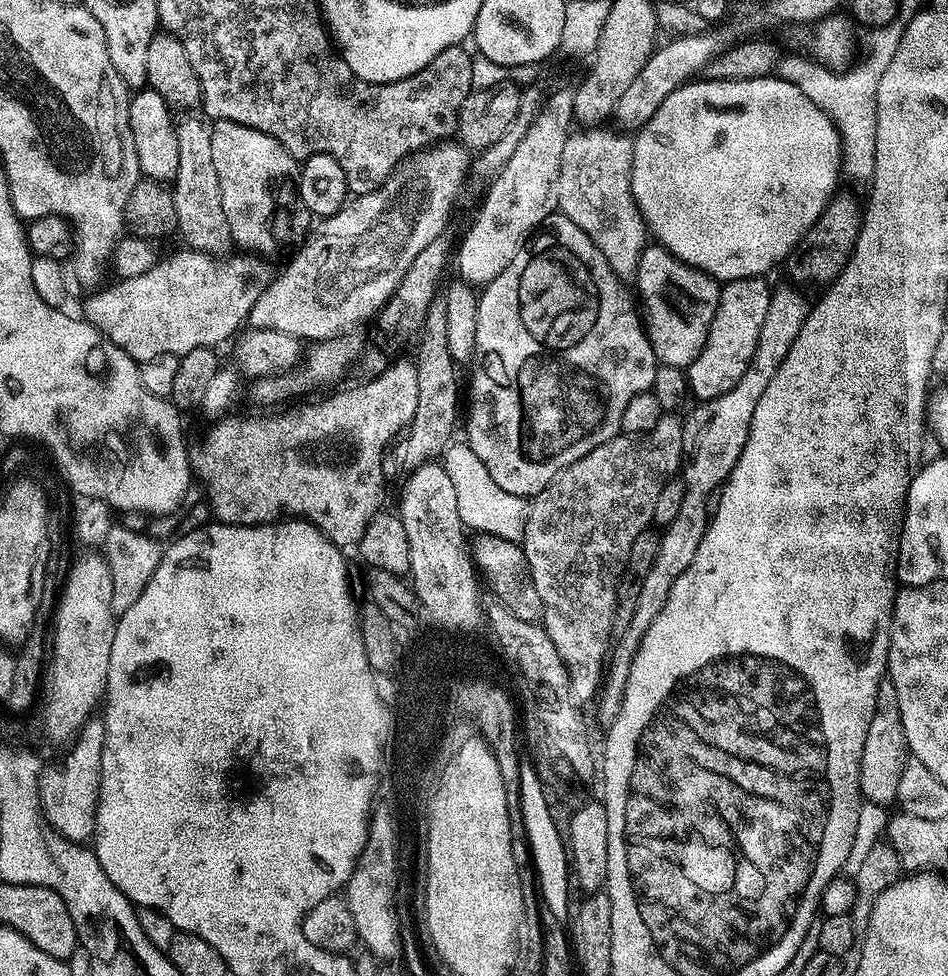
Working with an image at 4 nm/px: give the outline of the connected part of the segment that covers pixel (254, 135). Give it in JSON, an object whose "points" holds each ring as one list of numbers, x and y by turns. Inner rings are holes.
{"points":[[218,120,211,125,211,130,210,151,214,154,214,170,218,170,218,184,222,186,222,210,226,210,233,241,244,247,241,249,266,254,275,244,295,245,305,235,304,227,310,221,310,213,300,200,297,157,291,156,274,138,238,122]]}

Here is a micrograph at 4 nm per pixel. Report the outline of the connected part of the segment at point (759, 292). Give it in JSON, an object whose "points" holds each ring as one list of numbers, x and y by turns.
{"points":[[751,276,727,281,721,287,718,310,710,322,706,342,702,346,698,358,694,358,694,362,686,369,688,391,697,401,713,400,726,394,726,390,734,390,734,386,738,386,738,378,742,378,742,374,746,374,746,366,750,366,750,362,754,358,754,350,758,346,758,334,762,330,762,321,766,319,766,309,770,307,770,298,773,294,773,289,768,288,766,281,764,276]]}

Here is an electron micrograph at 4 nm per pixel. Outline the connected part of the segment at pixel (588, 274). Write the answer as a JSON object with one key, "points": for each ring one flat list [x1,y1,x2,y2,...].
{"points":[[553,214,548,217,542,230,537,231,535,235,529,239,523,248,518,250,518,254,514,254,514,262,510,262,510,266,506,266,506,270,502,270,502,274,498,274,498,278,494,278,489,284,483,285,482,291,478,296,478,334,476,335,476,354,474,357,474,365,476,369,472,372,472,401,468,404,470,412,470,428,466,443,469,448,474,450,474,454,478,454,478,458,482,462,482,466,486,466,486,470,490,470,490,478,494,478,494,482,498,482,498,486,502,486,502,490,510,490,510,494,518,494,525,498,531,498,539,494,547,484,554,478,554,474,558,474,566,466,570,466,570,462,578,462,578,458,582,458,586,454,590,454,590,450,594,450,598,446,602,446,602,442,612,440,620,432,620,423,622,422,622,413,626,411,626,405,630,402,630,398,634,398,638,394,649,391,654,382,654,374,658,367,658,361,654,350,648,341,648,334,644,330,641,313,638,311,638,304,635,299,628,297,625,281,614,274,614,270,610,270,610,262,606,262,606,258,602,258,602,250,598,250,598,246,594,246,594,242,590,242,590,238,578,226,574,226,574,222,570,222,570,218,566,218,563,214]]}

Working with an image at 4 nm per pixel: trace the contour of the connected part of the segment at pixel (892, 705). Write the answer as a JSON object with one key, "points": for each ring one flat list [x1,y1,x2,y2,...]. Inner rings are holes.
{"points":[[885,678,878,682,878,694,874,698,874,718,870,718,866,746,862,746,861,797,865,801,883,806,895,805,902,770,906,770,906,762,909,758,906,730,902,730,902,710,898,710,898,693,894,690,894,682]]}

